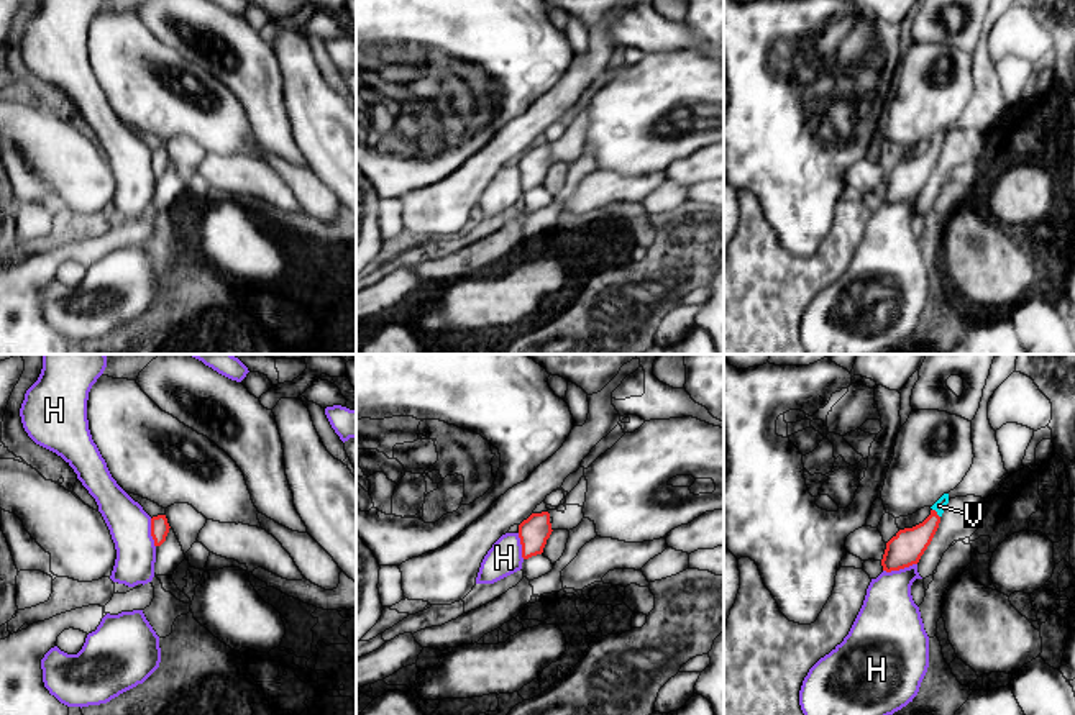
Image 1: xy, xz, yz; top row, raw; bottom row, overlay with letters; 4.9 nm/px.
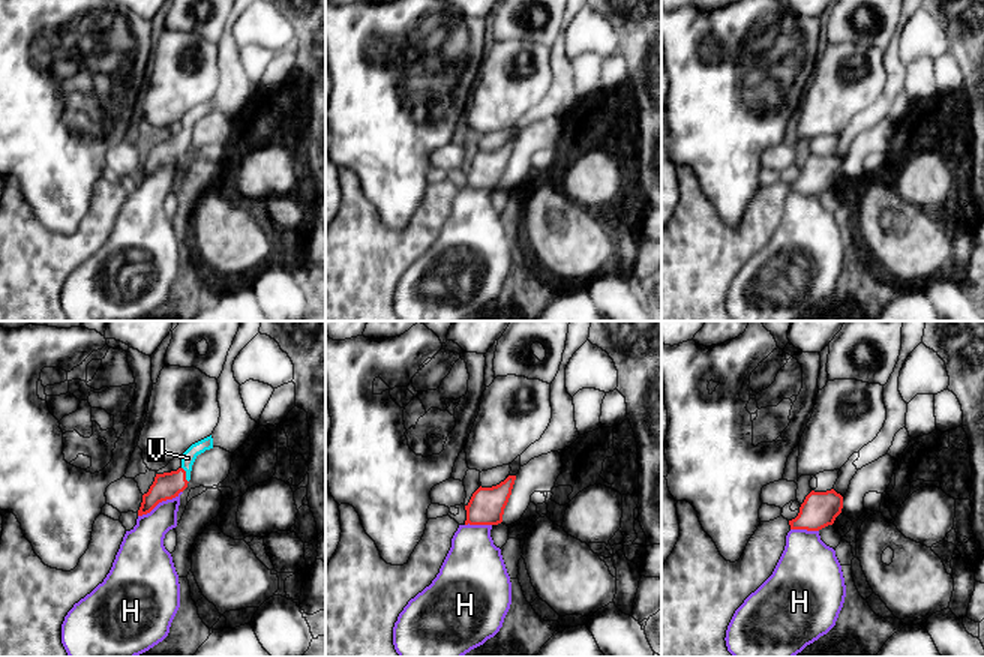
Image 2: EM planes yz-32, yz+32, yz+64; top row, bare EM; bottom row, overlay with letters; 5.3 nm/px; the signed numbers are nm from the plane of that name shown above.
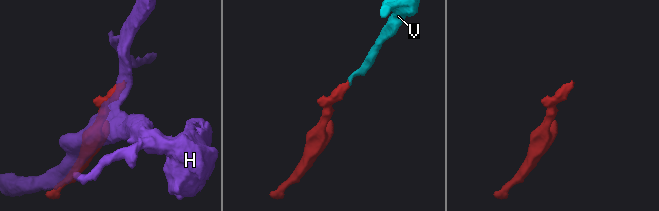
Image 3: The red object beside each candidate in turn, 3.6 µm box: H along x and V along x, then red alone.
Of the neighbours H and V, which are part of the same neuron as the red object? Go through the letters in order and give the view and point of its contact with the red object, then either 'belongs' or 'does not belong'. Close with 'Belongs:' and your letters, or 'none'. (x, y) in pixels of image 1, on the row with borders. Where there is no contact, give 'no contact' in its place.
H: yz (900, 568) | does not belong
V: yz (936, 514) | belongs
Belongs: V

